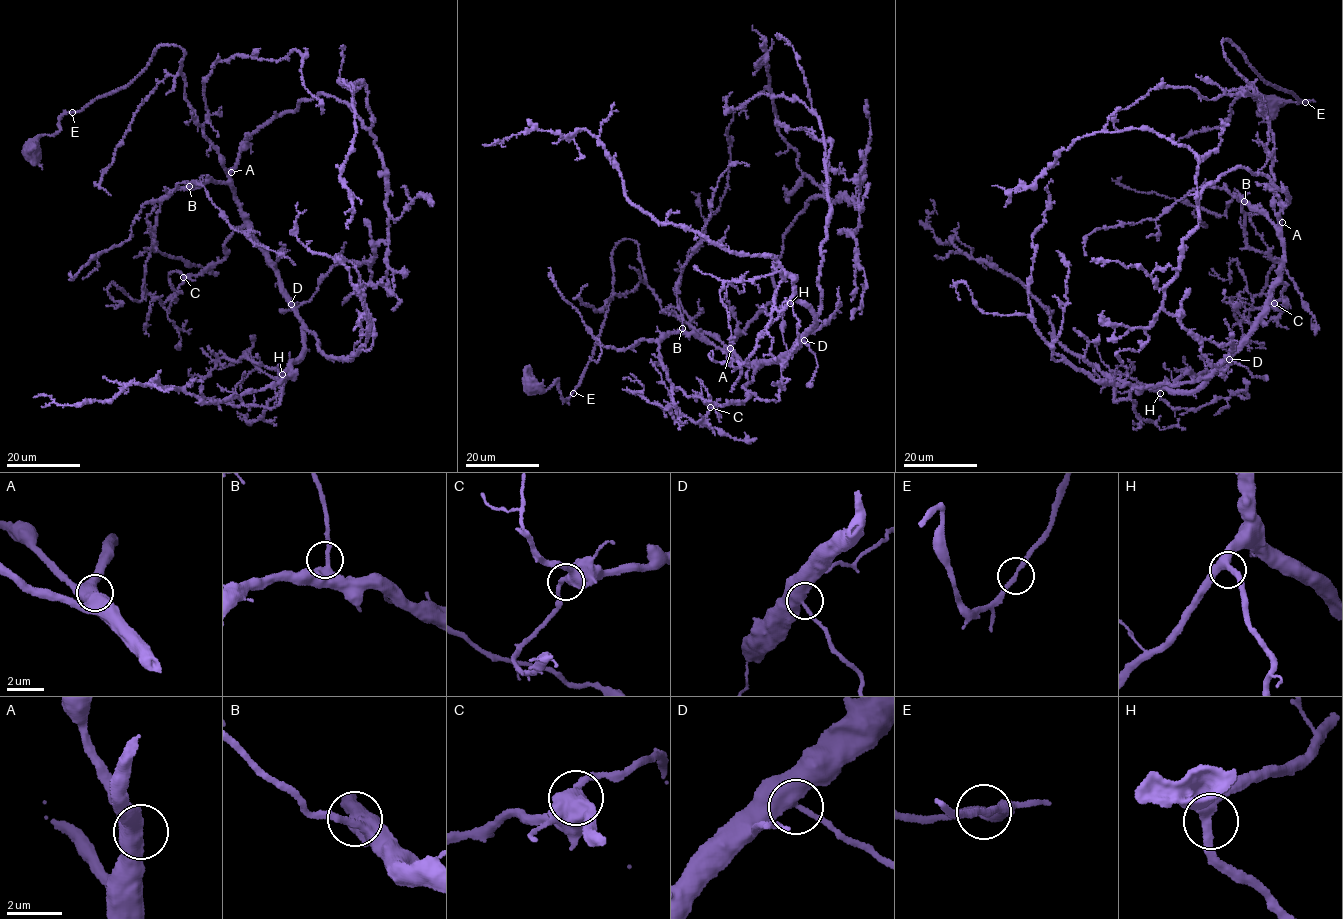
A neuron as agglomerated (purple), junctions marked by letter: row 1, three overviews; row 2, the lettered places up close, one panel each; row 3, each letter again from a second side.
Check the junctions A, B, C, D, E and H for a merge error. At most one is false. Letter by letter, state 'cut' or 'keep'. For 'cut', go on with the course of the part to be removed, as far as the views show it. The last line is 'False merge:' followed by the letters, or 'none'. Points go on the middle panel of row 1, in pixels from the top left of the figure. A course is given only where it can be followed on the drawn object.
A: keep
B: keep
C: keep
D: keep
E: keep
H: keep
False merge: none

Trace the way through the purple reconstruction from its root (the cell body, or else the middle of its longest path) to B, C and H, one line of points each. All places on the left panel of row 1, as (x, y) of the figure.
B: (34, 147), (60, 130), (64, 113), (131, 82), (155, 48), (178, 45), (185, 100), (228, 178), (189, 186)
C: (34, 147), (64, 113), (131, 82), (155, 48), (181, 47), (185, 100), (244, 220), (225, 257), (183, 277)
H: (34, 147), (64, 113), (131, 82), (155, 48), (181, 47), (185, 100), (301, 323), (304, 352), (282, 374)

